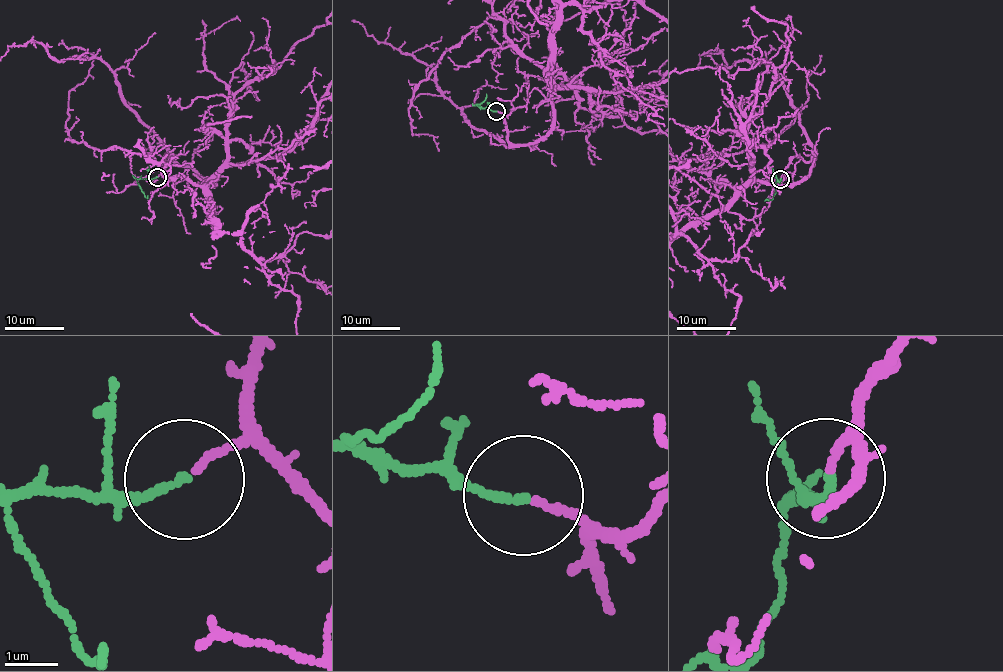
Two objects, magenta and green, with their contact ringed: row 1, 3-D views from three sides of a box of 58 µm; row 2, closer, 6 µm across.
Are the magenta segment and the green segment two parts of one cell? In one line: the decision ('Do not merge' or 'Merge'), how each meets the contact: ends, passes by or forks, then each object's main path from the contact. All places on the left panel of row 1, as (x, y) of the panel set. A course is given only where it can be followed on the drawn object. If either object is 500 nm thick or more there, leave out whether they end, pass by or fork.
Merge. At the ring magenta ends. At the ring green ends. Course of green: (157, 177), (137, 181), (147, 198)

